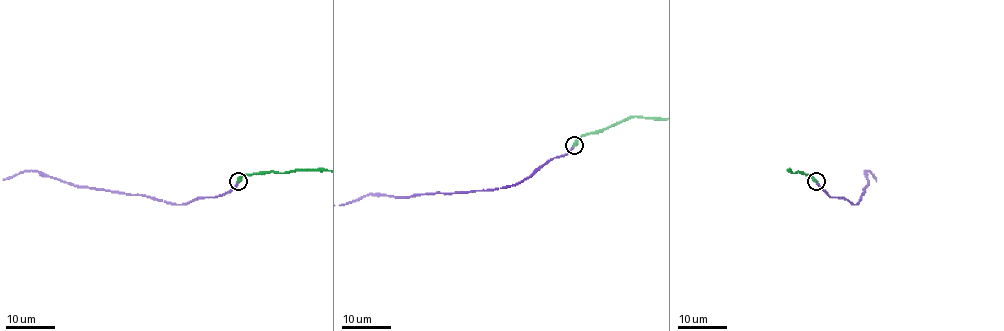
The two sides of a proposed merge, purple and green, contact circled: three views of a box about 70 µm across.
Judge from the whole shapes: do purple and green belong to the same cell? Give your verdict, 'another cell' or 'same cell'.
same cell

